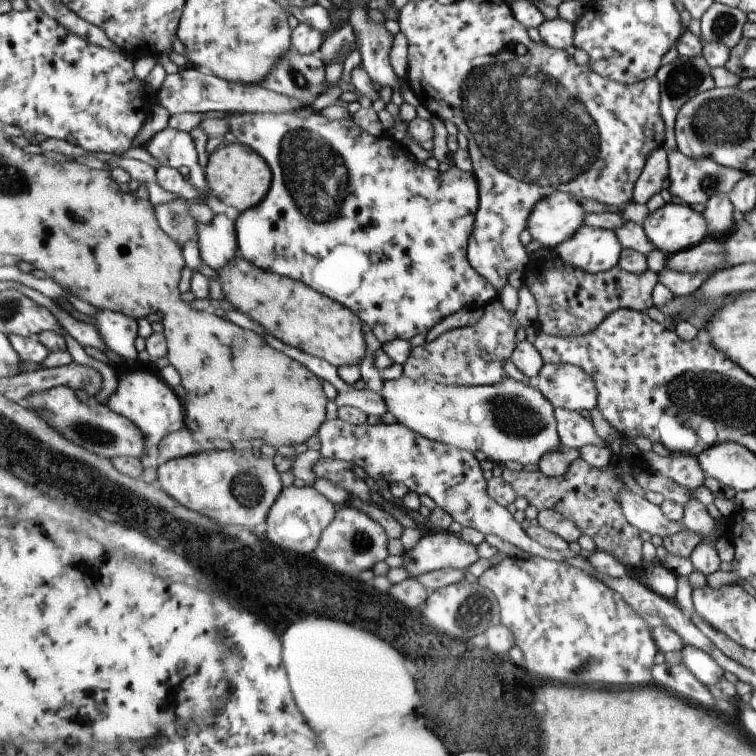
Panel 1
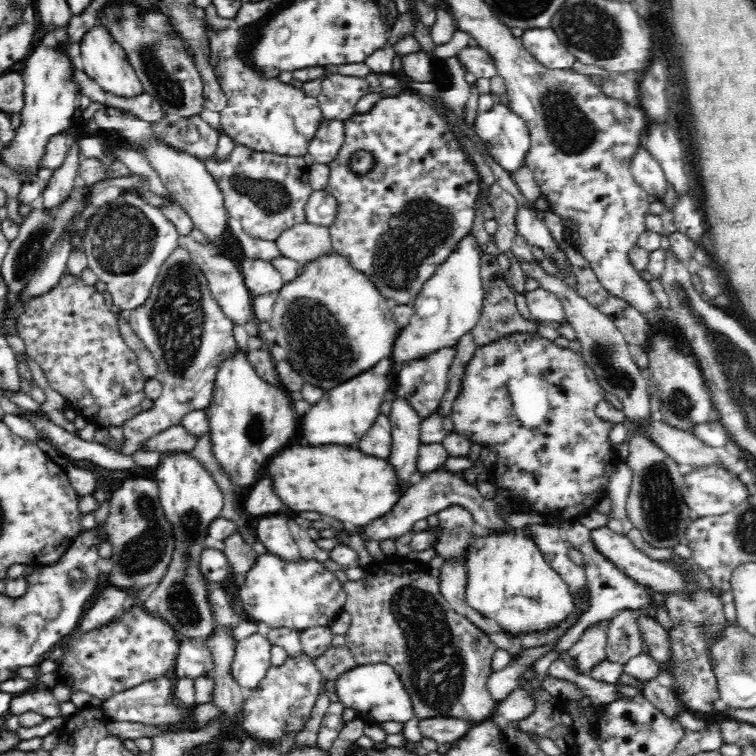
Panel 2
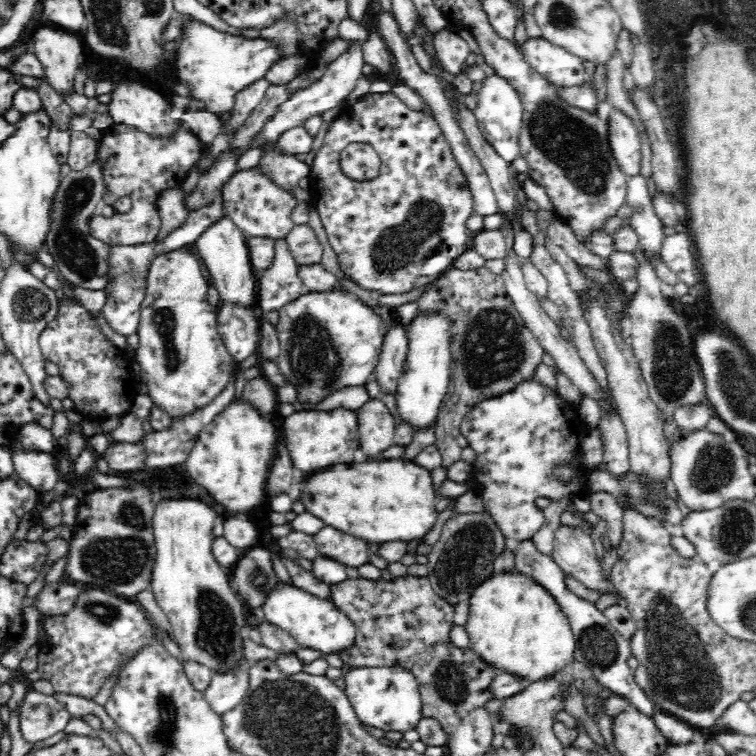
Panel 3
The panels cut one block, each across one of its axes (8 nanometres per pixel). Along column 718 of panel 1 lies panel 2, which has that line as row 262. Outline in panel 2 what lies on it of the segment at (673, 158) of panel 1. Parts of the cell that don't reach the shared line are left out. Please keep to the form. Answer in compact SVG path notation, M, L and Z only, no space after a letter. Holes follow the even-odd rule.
M178 246L174 249L162 264L150 296L144 304L125 314L137 337L152 353L157 363L155 378L162 383L162 394L152 402L151 408L126 420L122 426L125 441L121 449L124 454L131 455L158 432L164 432L180 423L185 414L193 410L208 408L214 386L213 380L216 378L219 366L230 355L235 355L233 352L238 349L238 346L234 333L232 333L232 321L224 315L222 308L218 306L218 301L212 297L205 274L198 268L198 265L194 264L184 247Z

